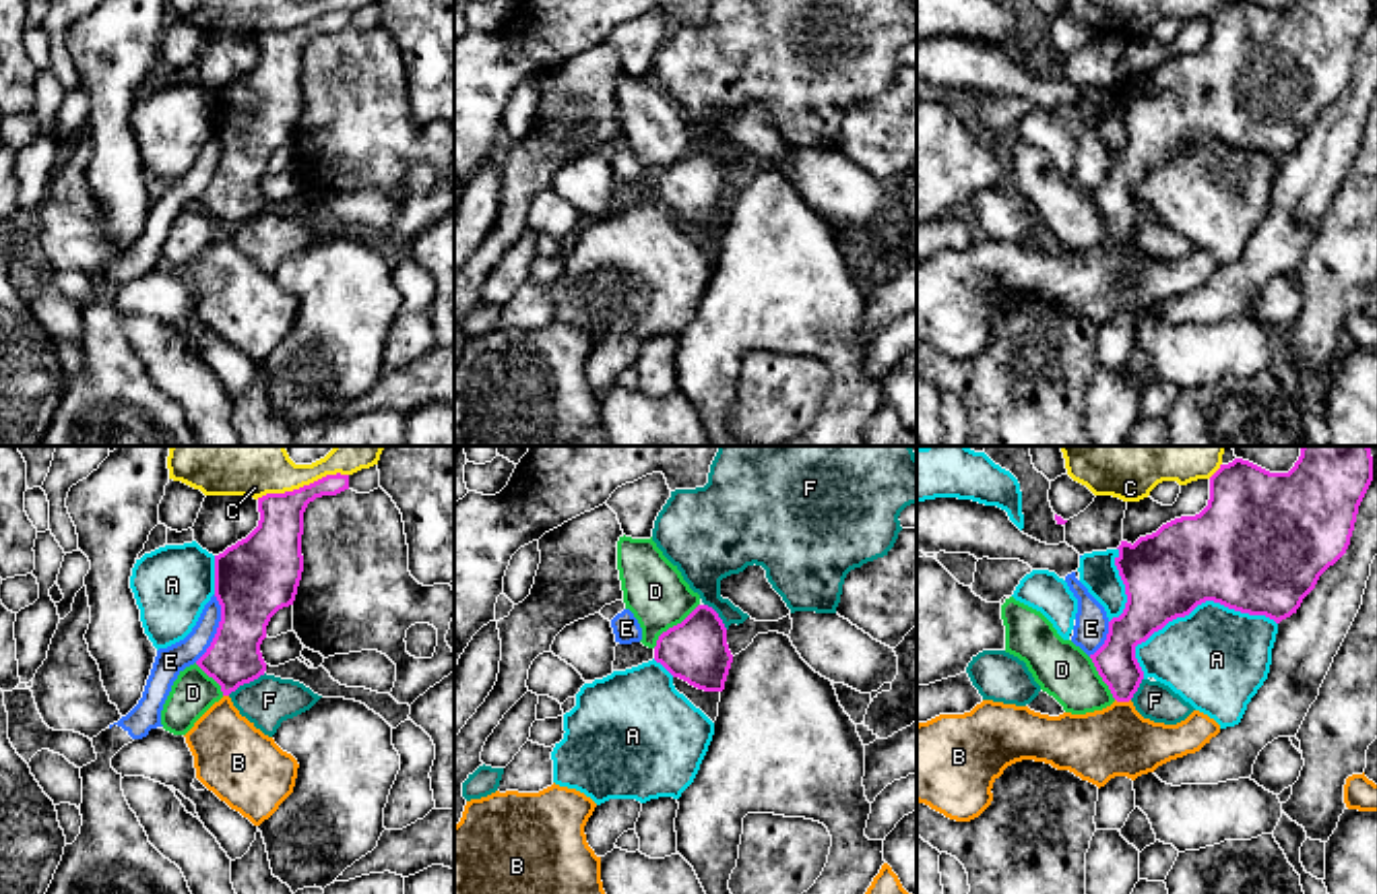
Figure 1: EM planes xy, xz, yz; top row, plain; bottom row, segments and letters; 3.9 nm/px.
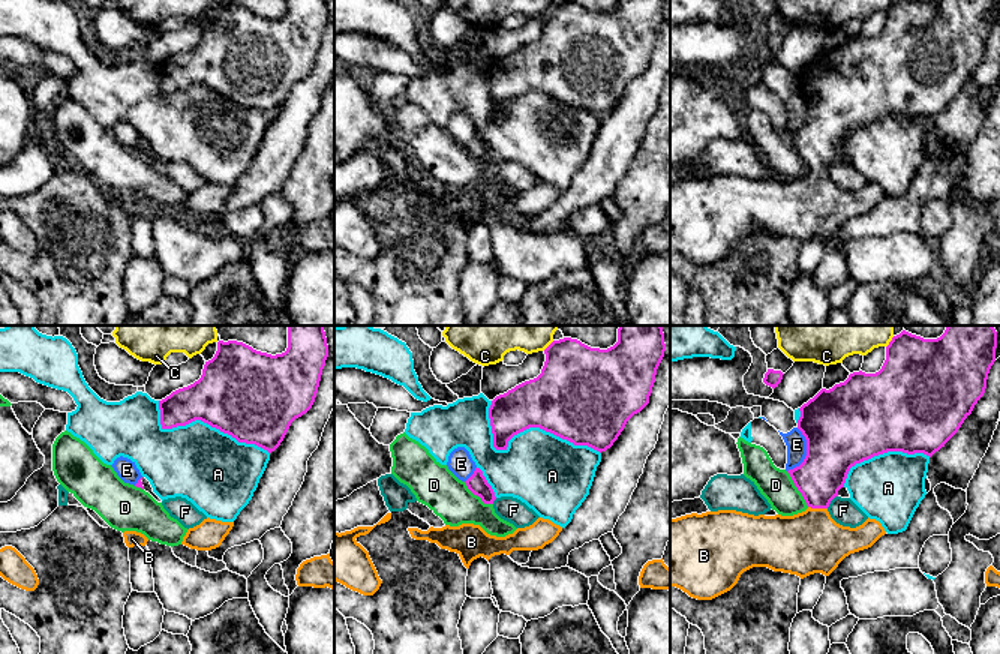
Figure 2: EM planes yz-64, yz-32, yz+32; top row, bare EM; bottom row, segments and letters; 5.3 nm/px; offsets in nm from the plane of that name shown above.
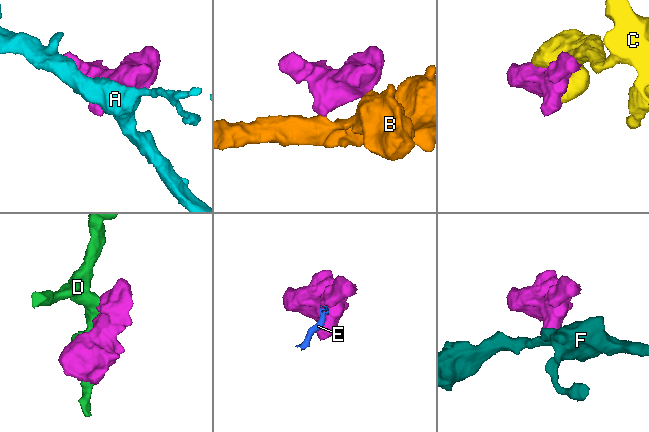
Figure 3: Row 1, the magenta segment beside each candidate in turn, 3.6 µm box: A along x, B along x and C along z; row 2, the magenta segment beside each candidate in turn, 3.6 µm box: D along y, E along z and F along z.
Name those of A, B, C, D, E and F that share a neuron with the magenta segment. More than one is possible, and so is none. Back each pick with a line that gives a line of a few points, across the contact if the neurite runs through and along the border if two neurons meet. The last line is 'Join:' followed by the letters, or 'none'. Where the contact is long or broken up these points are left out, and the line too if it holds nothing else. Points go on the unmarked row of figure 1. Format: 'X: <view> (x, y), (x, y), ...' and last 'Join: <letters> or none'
B: yz (1115, 199), (1124, 213), (1124, 238), (1122, 259), (1097, 283)
Join: B

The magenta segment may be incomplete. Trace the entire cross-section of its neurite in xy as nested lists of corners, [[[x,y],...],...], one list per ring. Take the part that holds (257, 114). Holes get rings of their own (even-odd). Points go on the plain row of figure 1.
[[[326,12],[285,31],[258,35],[258,64],[215,93],[221,159],[196,202],[223,229],[184,273],[196,316],[254,363],[293,330],[297,297],[233,244],[229,231],[264,213],[260,182],[270,155],[293,142],[303,109],[303,50],[322,33],[349,27],[349,12]]]

